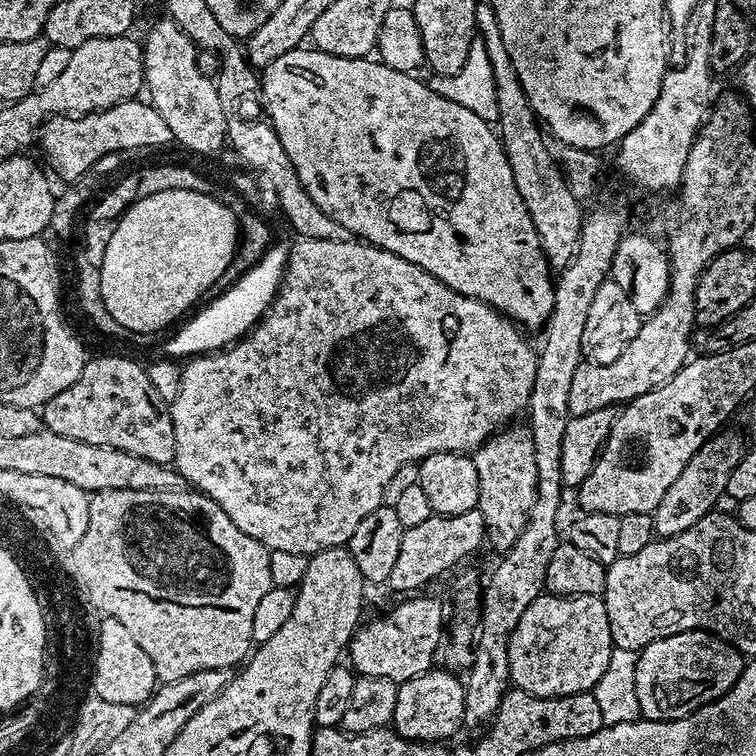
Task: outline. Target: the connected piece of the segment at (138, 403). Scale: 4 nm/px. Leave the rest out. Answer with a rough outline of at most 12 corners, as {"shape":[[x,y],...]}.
{"shape":[[85,359],[42,406],[54,434],[176,459],[169,401],[143,363]]}

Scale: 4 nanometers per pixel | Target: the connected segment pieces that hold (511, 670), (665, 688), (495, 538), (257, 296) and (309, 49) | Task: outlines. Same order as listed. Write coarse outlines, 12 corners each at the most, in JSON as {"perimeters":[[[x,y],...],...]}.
{"perimeters":[[[541,594],[508,639],[515,687],[590,692],[614,645],[599,596]],[[711,632],[640,649],[646,720],[686,718],[738,682],[746,660]],[[532,431],[493,432],[471,457],[486,540],[503,554],[534,506]],[[277,237],[233,286],[165,342],[186,358],[241,339],[276,296],[291,245]],[[262,72],[353,237],[521,329],[554,272],[497,129],[411,72]]]}

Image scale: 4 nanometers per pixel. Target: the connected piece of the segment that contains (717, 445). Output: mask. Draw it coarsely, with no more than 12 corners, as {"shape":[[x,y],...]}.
{"shape":[[711,436],[654,513],[657,537],[690,530],[719,505],[746,451]]}

